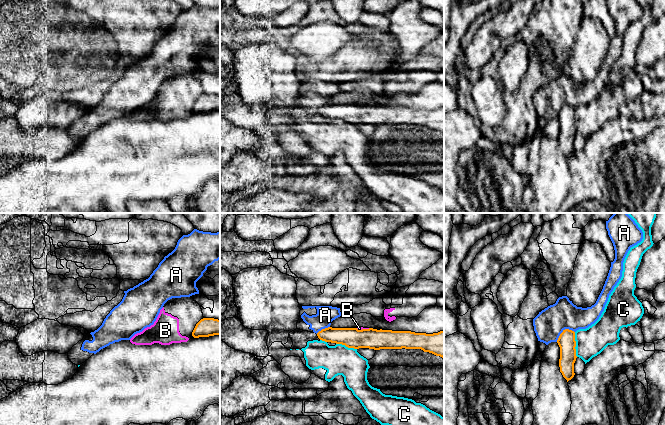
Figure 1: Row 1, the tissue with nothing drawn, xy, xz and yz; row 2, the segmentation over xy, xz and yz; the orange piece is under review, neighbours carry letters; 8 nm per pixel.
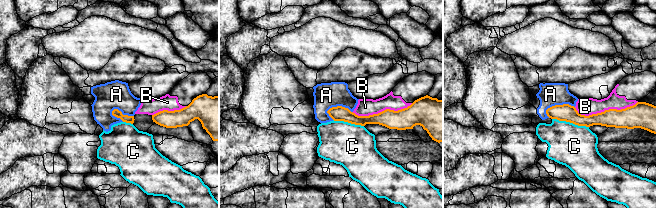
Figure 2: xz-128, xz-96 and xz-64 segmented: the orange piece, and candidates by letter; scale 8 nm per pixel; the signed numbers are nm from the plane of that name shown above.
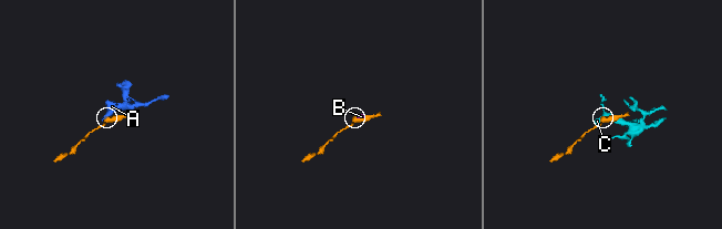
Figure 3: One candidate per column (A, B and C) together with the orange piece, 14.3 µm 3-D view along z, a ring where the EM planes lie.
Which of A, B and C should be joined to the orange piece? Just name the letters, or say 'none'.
A

